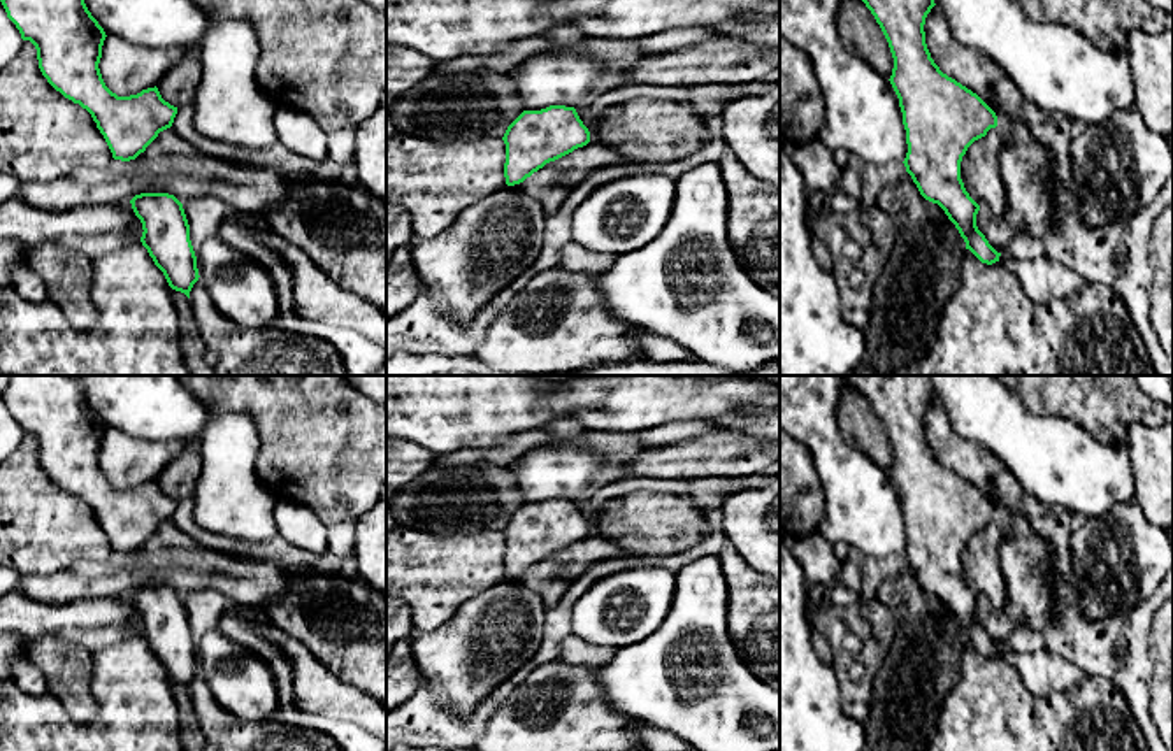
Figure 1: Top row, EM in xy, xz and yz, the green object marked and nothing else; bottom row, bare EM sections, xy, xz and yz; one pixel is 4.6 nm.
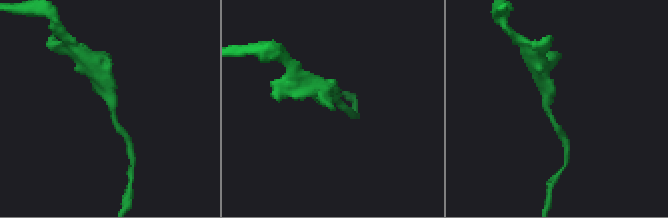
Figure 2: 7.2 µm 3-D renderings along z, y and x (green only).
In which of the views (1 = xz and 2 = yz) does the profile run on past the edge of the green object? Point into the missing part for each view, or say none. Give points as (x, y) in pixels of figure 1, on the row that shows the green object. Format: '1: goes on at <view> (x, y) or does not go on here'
1: does not go on here
2: does not go on here

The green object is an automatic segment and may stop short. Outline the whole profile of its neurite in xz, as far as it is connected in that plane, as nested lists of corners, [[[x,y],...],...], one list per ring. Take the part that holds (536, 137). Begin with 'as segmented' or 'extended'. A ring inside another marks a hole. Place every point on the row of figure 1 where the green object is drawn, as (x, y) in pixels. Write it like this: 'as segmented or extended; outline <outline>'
as segmented; outline [[[550,105],[523,111],[506,130],[504,177],[507,186],[523,182],[546,163],[590,142],[590,132],[574,107]]]

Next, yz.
as segmented; outline [[[862,0],[880,25],[892,58],[890,84],[899,98],[908,153],[906,172],[920,195],[938,204],[982,263],[999,261],[976,226],[980,205],[961,179],[968,147],[997,126],[996,112],[971,89],[948,77],[931,58],[925,18],[934,0]]]

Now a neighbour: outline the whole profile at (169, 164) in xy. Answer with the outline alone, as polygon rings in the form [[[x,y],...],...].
[[[170,126],[135,160],[79,168],[51,182],[23,182],[18,195],[35,209],[68,212],[132,200],[140,193],[169,193],[181,204],[188,198],[216,198],[228,211],[265,223],[265,211],[286,198],[286,181],[263,167],[202,154]]]

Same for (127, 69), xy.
[[[107,35],[98,68],[112,93],[130,97],[158,86],[165,72],[186,53],[183,47],[151,49]]]

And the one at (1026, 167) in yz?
[[[997,116],[1003,126],[999,153],[1001,177],[1008,195],[1008,218],[1025,228],[1040,246],[1054,225],[1052,174],[1054,158],[1027,130],[1027,123]]]

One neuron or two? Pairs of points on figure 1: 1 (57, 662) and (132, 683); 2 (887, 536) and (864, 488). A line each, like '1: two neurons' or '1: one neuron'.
1: two neurons
2: one neuron

